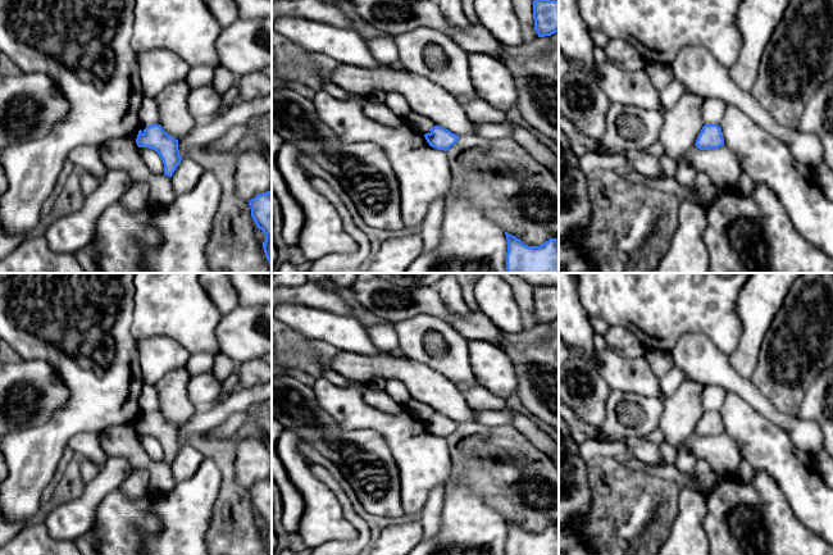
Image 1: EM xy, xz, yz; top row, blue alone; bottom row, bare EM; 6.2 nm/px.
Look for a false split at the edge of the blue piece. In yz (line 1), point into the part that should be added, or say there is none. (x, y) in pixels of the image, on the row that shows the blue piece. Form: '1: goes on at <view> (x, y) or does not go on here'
1: does not go on here

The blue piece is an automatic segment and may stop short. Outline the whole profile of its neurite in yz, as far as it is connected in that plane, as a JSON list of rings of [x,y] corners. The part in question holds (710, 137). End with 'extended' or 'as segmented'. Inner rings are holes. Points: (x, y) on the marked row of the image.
[[[705,124],[696,140],[697,149],[710,150],[719,149],[724,145],[723,132],[718,124]]]; as segmented

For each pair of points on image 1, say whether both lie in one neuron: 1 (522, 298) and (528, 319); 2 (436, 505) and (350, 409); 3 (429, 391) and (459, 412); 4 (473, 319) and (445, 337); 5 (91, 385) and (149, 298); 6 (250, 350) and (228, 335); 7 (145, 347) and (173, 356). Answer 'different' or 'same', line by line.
1: same
2: different
3: same
4: different
5: same
6: same
7: same

